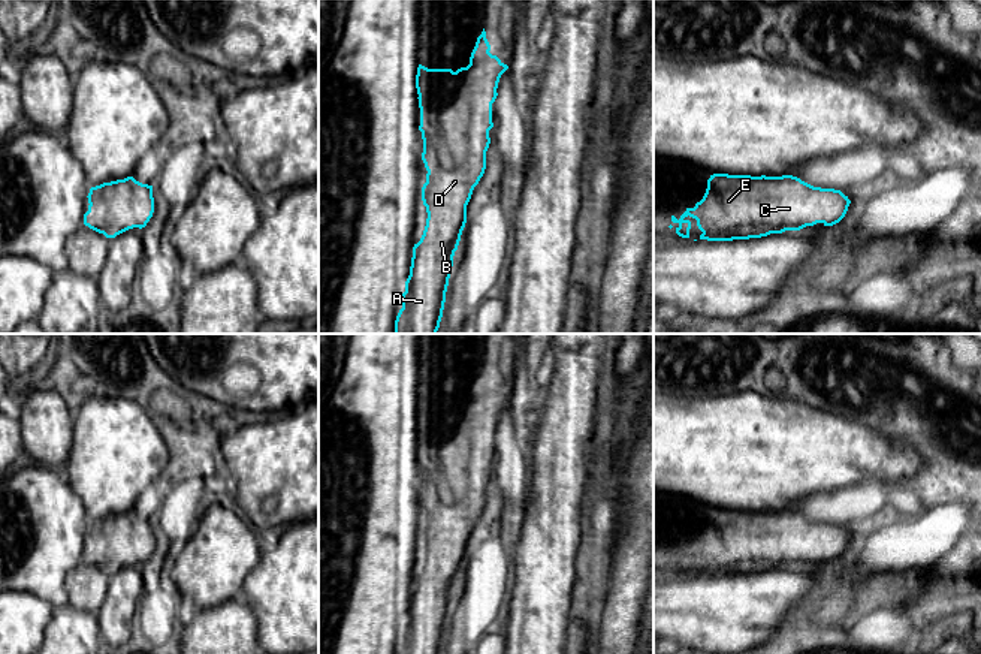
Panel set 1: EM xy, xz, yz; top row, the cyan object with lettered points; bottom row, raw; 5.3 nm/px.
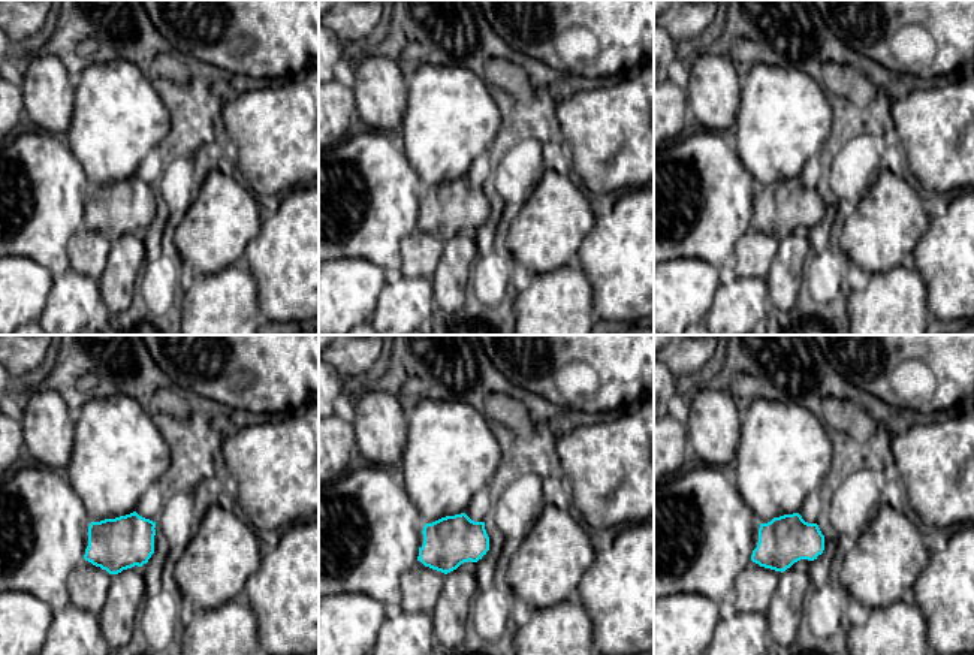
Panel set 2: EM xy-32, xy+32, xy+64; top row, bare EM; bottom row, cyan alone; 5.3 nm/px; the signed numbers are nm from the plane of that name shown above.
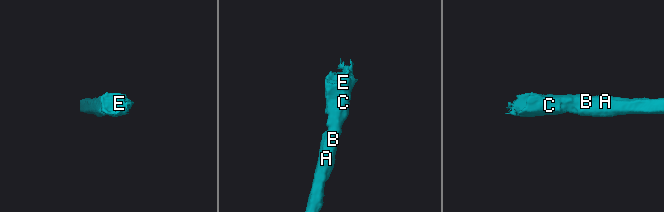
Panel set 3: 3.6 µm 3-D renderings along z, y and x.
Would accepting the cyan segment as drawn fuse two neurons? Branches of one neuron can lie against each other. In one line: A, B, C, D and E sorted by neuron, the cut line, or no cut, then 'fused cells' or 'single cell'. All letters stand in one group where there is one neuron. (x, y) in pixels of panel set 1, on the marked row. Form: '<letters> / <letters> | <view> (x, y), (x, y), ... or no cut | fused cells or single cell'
A B C D E | no cut | single cell

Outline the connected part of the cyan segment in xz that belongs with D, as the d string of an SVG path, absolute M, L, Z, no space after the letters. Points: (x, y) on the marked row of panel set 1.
M483 28L467 67L461 67L456 72L452 69L428 69L422 64L417 67L416 88L420 108L419 130L423 139L422 160L428 171L426 183L422 187L422 201L426 207L428 218L420 241L413 247L410 275L405 281L405 292L402 293L402 308L395 320L395 334L437 334L440 328L453 256L467 223L467 205L486 169L486 151L490 144L489 130L493 127L492 103L498 96L499 78L508 69L507 64L489 51L490 45Z

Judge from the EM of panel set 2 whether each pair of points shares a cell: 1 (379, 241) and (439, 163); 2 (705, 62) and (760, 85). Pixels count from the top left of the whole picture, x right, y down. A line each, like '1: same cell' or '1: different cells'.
1: different cells
2: different cells

